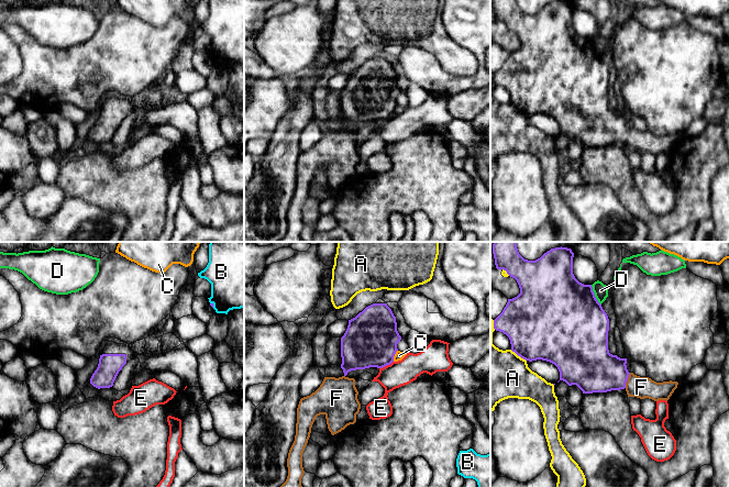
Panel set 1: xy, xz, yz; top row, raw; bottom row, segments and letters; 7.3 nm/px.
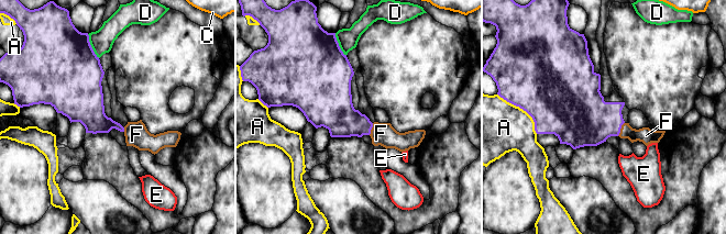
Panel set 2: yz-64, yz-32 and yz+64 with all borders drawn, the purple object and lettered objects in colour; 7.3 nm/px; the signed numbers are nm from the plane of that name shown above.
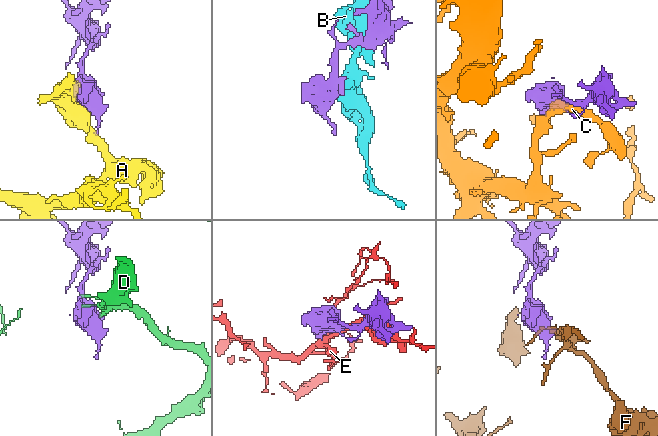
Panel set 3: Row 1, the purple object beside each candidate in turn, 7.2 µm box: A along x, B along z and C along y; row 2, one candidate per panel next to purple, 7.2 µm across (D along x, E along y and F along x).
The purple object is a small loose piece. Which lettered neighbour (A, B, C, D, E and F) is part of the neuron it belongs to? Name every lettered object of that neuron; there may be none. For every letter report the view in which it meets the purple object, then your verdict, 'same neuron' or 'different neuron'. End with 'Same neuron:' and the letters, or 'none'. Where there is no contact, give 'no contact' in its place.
A: meets purple in yz; different neuron
B: meets purple in xy; different neuron
C: meets purple in xz; different neuron
D: meets purple in yz; different neuron
E: meets purple in xz; different neuron
F: meets purple in yz; same neuron
Same neuron: F

